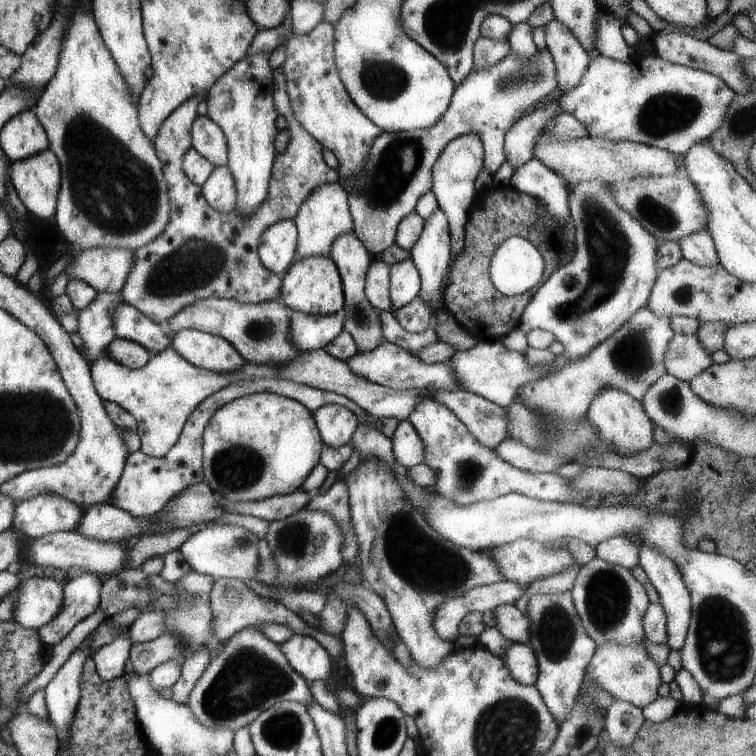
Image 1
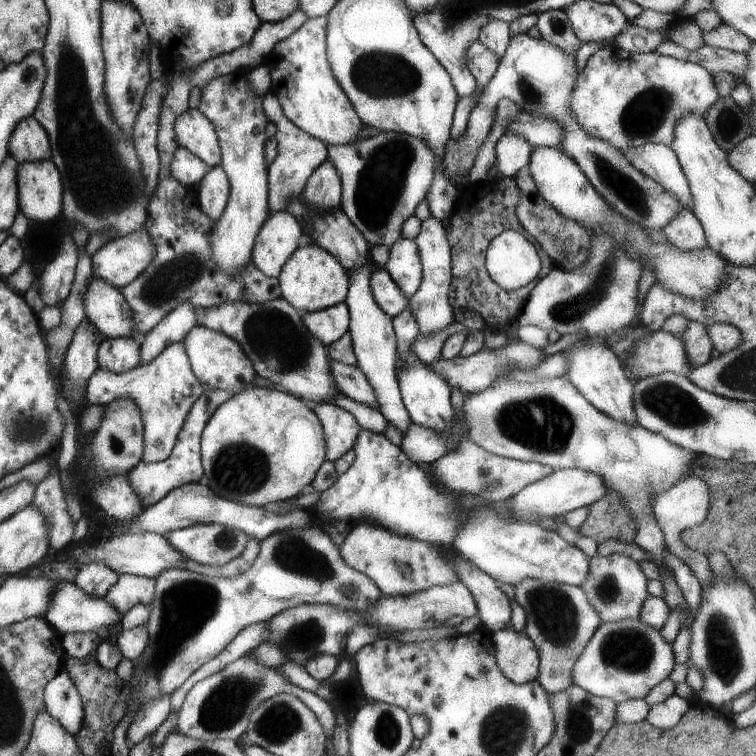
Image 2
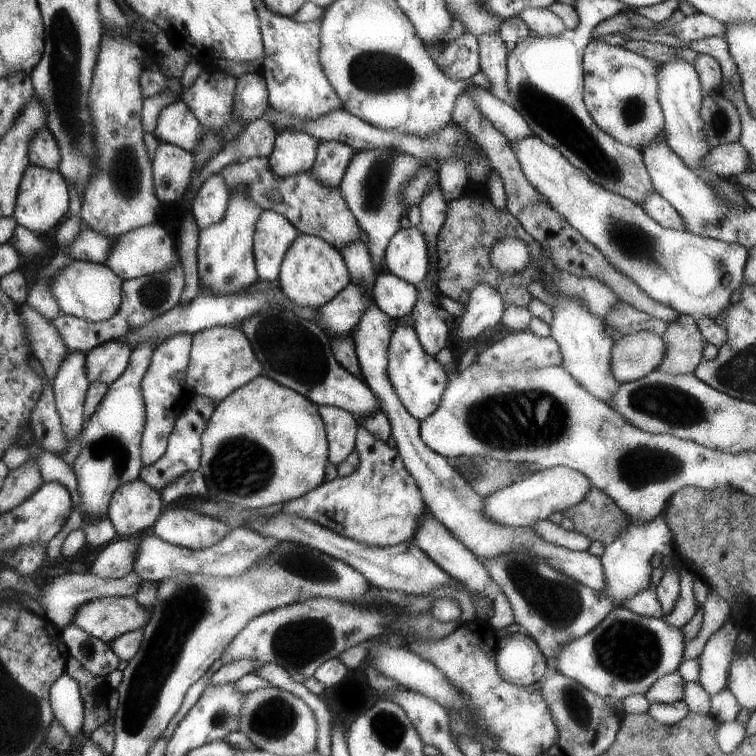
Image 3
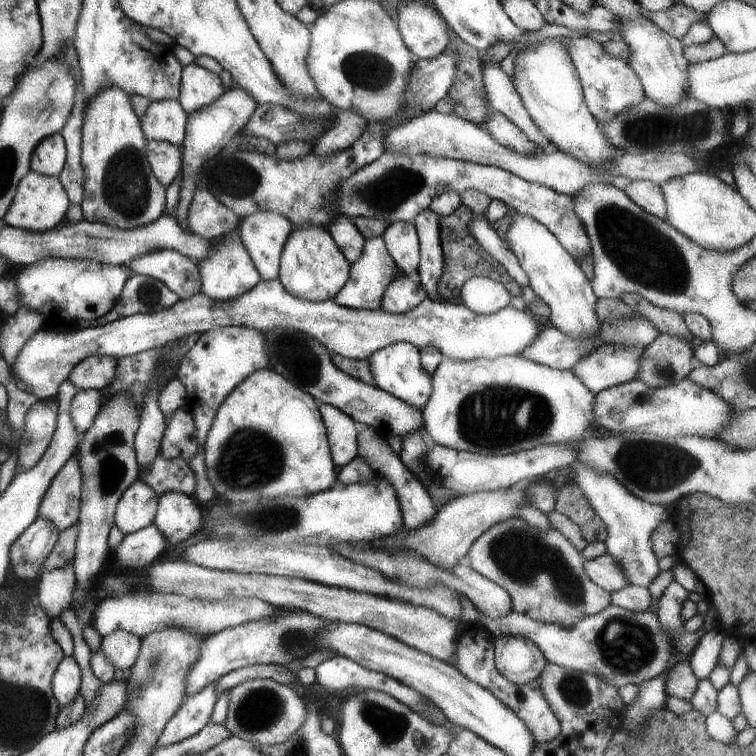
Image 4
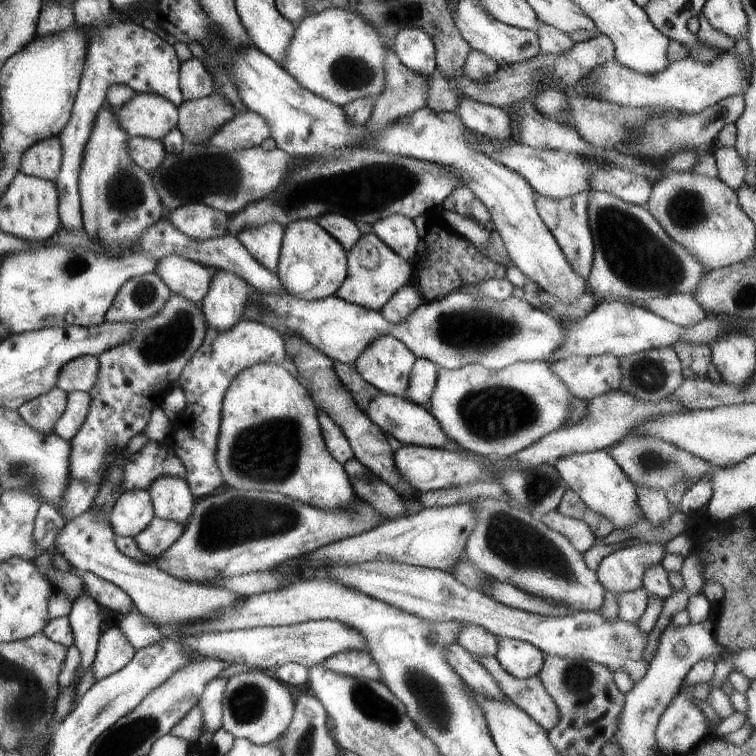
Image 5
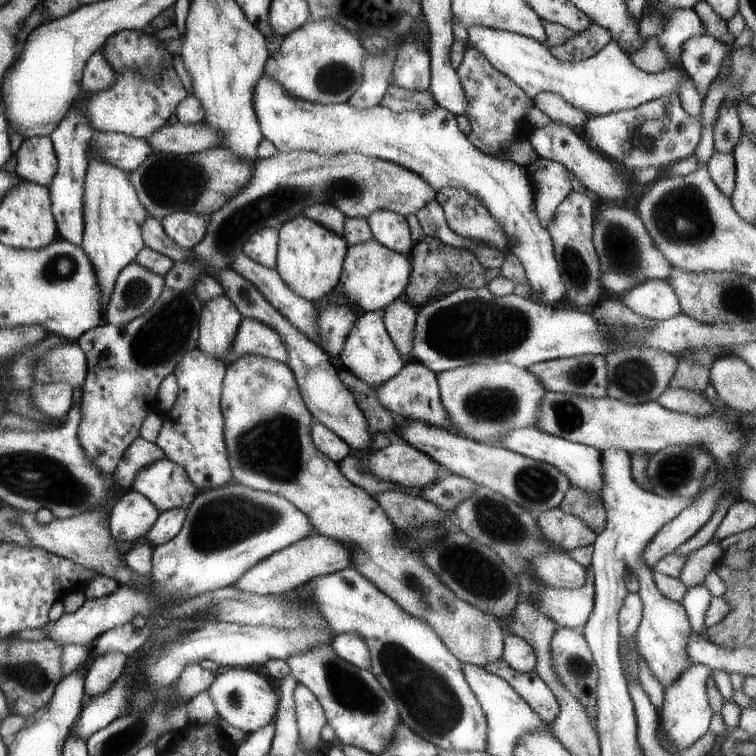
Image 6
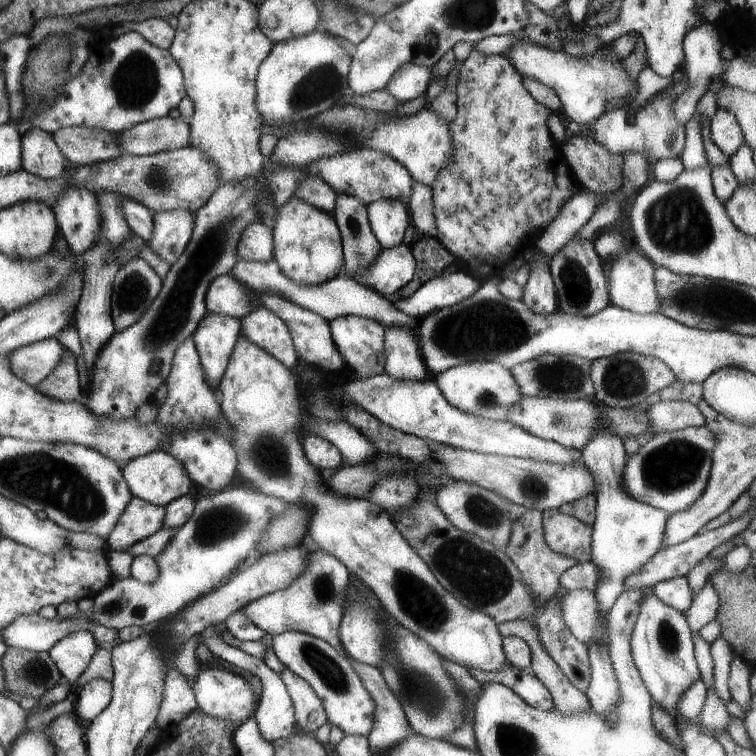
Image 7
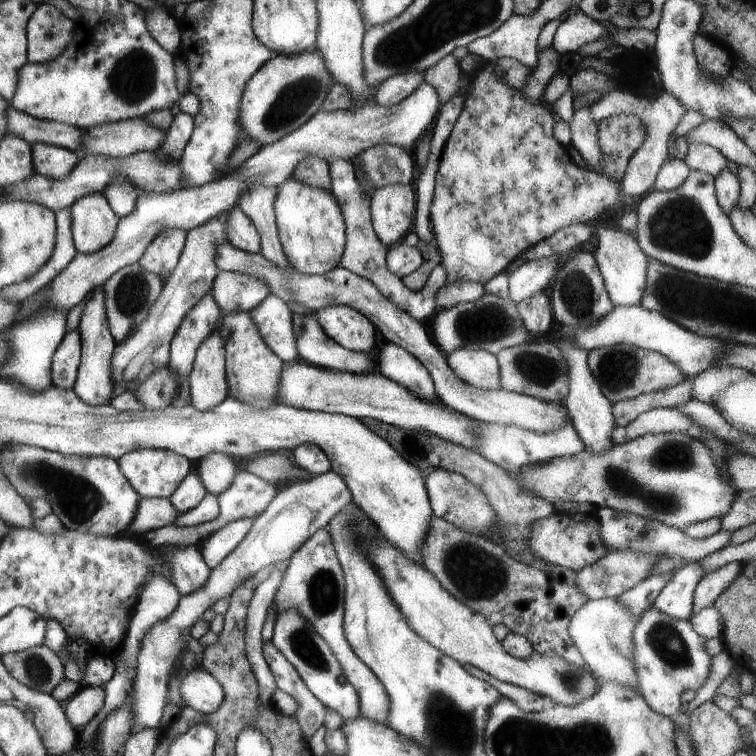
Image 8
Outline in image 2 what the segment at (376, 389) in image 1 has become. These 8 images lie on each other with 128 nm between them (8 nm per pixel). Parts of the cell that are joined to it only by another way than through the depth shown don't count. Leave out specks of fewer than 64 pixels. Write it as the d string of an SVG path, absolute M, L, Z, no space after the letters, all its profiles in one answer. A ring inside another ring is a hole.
M181 341L166 346L151 362L119 374L97 368L85 385L85 398L89 405L104 406L117 398L130 398L137 404L142 424L142 460L147 463L161 461L171 452L189 408L202 392L201 384L191 372ZM329 359L329 372L331 372L331 378L333 378L339 394L363 404L363 406L379 410L375 404L373 388L369 386L363 372L357 366L349 366L349 364Z

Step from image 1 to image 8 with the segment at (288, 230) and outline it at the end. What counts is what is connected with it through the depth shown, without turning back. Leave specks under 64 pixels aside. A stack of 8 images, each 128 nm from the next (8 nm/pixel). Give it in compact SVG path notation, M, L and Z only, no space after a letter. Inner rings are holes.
M233 205L229 209L229 214L227 214L225 236L227 236L227 242L240 251L248 253L259 252L259 234L251 220L241 212L240 207L237 205Z

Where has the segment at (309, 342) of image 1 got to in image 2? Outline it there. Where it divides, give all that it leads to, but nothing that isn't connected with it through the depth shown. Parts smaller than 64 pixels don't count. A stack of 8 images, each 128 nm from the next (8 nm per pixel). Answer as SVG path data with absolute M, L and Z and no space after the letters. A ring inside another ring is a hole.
M343 301L323 310L302 312L301 320L307 330L312 332L317 340L321 340L323 346L327 346L348 330L349 308Z

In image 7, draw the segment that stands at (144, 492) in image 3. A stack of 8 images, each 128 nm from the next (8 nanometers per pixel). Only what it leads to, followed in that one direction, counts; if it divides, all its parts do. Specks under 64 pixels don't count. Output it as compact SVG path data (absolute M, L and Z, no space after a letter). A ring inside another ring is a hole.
M132 497L123 508L117 524L113 524L107 534L107 546L113 552L123 551L131 544L151 536L163 524L165 509L162 506L149 504L137 497Z

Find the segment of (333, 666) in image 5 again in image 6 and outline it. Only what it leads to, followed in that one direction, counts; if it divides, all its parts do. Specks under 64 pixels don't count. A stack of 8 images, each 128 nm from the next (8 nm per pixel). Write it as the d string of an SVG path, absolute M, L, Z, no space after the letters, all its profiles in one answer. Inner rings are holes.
M340 632L331 640L331 648L335 652L335 656L339 656L341 660L345 660L349 664L353 664L357 668L371 668L370 652L363 638L357 636L355 632Z

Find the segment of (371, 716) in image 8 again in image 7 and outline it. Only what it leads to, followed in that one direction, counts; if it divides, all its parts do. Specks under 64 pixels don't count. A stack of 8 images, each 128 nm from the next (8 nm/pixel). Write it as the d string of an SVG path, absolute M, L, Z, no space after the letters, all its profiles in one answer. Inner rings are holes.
M312 546L309 554L307 554L307 564L303 572L287 585L287 588L276 590L275 592L261 596L251 602L247 602L245 606L239 608L236 612L247 617L251 624L254 624L269 634L269 636L281 634L282 632L300 632L314 636L325 641L329 647L334 648L335 652L339 652L353 668L353 672L359 676L363 688L367 690L367 694L371 696L373 704L375 704L375 712L373 712L373 726L371 732L367 734L367 740L371 752L387 752L387 748L391 748L393 744L399 744L399 740L407 738L414 733L408 720L399 706L399 701L391 690L387 688L383 676L377 667L361 664L351 660L345 652L343 646L339 644L339 636L337 630L341 622L341 608L343 608L343 596L345 596L345 588L349 584L351 573L328 552L321 550L319 547Z

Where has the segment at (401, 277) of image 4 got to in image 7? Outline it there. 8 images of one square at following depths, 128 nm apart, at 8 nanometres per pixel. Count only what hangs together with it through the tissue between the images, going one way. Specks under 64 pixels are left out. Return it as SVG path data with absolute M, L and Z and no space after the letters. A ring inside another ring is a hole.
M385 328L383 335L383 373L397 380L425 380L425 364L416 340L416 330Z

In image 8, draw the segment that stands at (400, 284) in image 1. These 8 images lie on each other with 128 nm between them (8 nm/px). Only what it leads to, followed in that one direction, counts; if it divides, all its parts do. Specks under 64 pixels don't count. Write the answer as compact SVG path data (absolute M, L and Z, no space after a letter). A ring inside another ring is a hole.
M387 184L370 193L372 228L387 248L402 241L413 222L415 192L411 184Z

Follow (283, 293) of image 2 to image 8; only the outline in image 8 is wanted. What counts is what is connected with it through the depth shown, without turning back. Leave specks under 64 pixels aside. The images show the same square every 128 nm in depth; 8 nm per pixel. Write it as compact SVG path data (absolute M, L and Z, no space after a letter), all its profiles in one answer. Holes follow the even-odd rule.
M291 176L277 187L273 212L281 250L294 271L320 275L339 265L345 244L345 225L341 208L330 190L311 188Z

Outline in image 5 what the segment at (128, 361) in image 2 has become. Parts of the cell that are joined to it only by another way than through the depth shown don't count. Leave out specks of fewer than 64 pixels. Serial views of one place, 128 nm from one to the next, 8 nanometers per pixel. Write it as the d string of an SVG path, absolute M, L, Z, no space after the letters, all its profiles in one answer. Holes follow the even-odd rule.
M77 356L77 358L69 360L67 364L63 364L63 368L59 368L55 387L66 393L87 392L97 380L97 368L99 368L99 364L97 364L96 356Z

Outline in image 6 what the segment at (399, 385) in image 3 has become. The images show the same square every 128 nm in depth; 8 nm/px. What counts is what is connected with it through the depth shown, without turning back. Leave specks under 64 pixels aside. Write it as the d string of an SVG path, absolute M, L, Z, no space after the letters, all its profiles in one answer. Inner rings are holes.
M383 308L376 311L362 311L361 316L353 320L351 332L347 332L347 338L343 340L339 360L336 361L339 367L351 372L353 376L357 376L359 380L373 388L391 380L395 373L407 364L403 360L403 356L399 356L399 352L395 350L395 344L391 342L391 336L387 334L387 330L383 326L381 318L383 312L385 312Z

